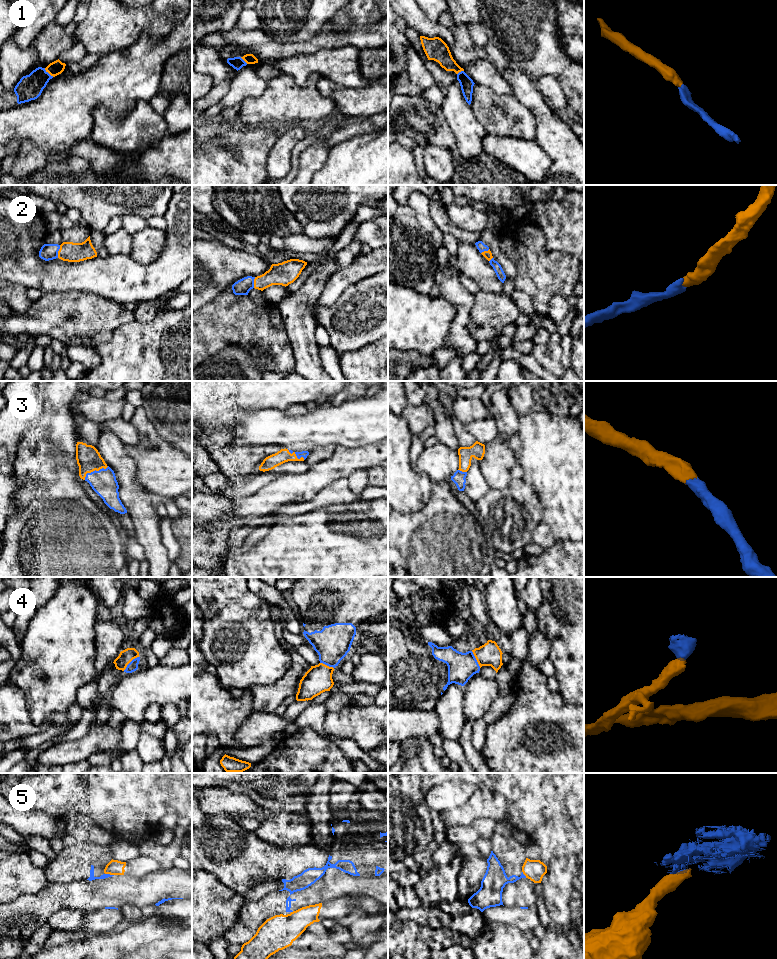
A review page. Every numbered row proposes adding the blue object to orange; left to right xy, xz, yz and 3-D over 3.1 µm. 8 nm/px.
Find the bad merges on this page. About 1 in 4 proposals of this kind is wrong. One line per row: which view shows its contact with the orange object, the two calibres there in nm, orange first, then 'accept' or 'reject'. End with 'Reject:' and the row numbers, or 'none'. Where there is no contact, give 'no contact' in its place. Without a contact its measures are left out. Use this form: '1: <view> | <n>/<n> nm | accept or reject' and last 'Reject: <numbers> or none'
1: xy | 120/200 nm | accept
2: xy | 160/130 nm | accept
3: xy | 190/200 nm | accept
4: xy | 110/80 nm | accept
5: xy | 120/40 nm | reject
Reject: 5

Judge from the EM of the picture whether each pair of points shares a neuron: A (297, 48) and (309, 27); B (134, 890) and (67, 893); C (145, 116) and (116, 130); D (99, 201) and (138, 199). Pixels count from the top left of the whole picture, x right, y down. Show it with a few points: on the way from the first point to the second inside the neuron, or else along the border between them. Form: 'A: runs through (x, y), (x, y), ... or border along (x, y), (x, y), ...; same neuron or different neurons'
A: border along (321, 28), (305, 41), (277, 41); different neurons
B: runs through (117, 891), (84, 893); same neuron
C: runs through (138, 123), (131, 130), (123, 130); same neuron
D: runs through (109, 199), (128, 199); same neuron

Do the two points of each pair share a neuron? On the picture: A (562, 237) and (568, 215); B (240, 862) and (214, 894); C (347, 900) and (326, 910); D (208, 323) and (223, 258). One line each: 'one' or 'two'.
A: one
B: two
C: one
D: two

